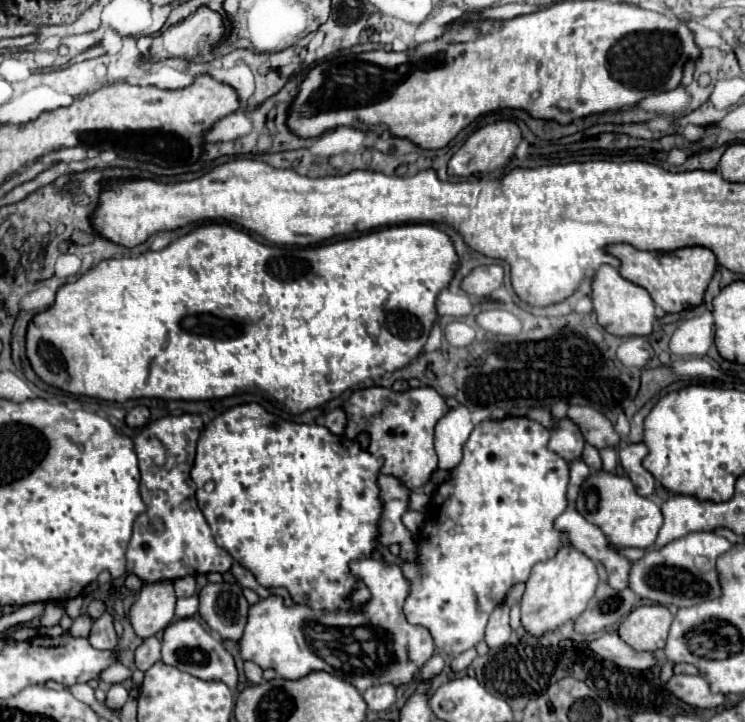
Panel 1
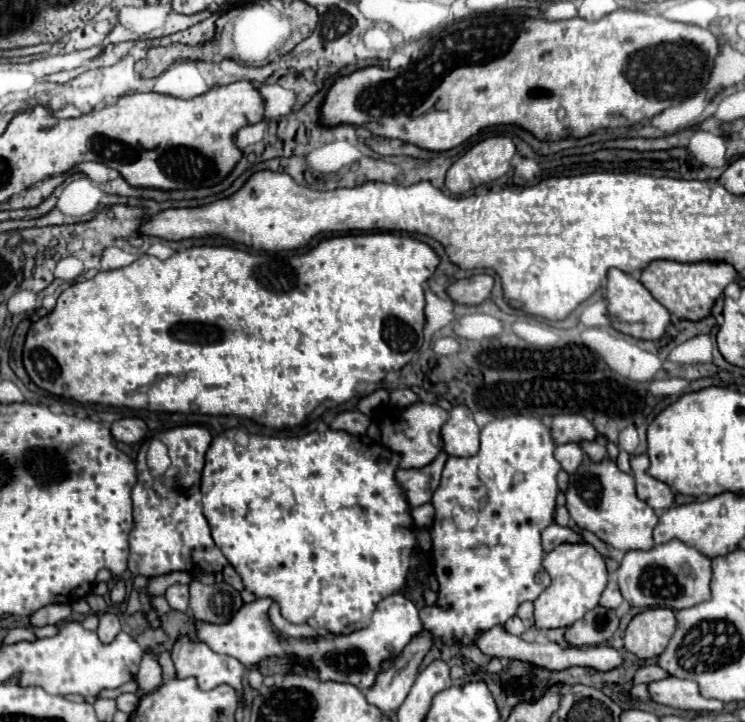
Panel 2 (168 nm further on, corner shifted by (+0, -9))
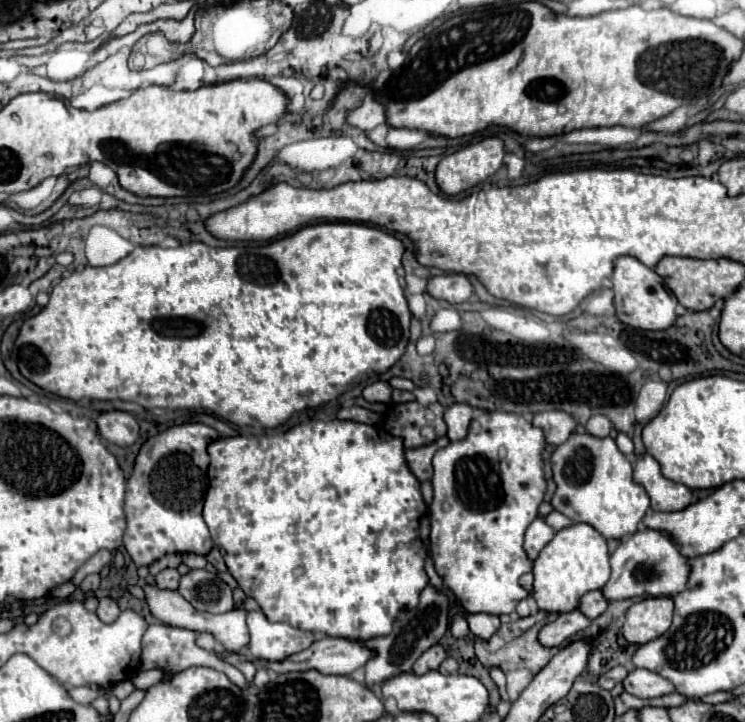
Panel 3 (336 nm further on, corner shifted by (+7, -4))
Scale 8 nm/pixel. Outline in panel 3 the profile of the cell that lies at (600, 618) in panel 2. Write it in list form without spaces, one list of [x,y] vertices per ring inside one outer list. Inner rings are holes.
[[[573,610],[569,614],[559,614],[551,624],[541,628],[541,642],[545,642],[545,646],[559,646],[567,640],[571,640],[575,634],[579,634],[581,630],[585,630],[591,624],[591,620],[579,612]]]

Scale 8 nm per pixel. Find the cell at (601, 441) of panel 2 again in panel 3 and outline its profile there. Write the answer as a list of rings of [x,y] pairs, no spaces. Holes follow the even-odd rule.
[[[591,416],[585,426],[585,432],[591,436],[597,436],[597,438],[605,438],[611,432],[611,424],[605,416]]]

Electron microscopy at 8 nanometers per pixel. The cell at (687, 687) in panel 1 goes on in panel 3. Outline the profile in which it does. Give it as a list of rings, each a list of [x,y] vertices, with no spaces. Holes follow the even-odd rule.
[[[645,668],[631,670],[629,676],[623,680],[623,686],[637,698],[659,698],[675,692],[675,686],[667,678]]]

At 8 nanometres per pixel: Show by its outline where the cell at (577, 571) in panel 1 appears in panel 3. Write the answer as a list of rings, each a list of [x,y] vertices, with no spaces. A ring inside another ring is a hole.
[[[573,524],[555,534],[533,564],[533,598],[549,614],[573,612],[587,592],[601,590],[609,580],[609,554],[605,538],[589,524]]]

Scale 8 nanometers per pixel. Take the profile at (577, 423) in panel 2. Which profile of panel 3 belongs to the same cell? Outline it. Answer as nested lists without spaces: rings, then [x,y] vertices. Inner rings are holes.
[[[549,410],[549,412],[539,412],[533,418],[533,424],[545,430],[547,444],[563,444],[571,438],[571,434],[577,432],[577,422],[571,414],[561,412],[561,410]]]

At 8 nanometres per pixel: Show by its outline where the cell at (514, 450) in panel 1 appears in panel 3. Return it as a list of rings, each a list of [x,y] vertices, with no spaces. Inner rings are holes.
[[[479,412],[469,428],[469,436],[461,442],[451,442],[445,448],[437,450],[433,458],[433,504],[431,512],[431,546],[435,570],[443,578],[445,586],[463,602],[467,612],[483,614],[511,614],[515,606],[529,596],[521,586],[521,576],[533,568],[533,560],[523,548],[523,536],[527,526],[537,518],[539,506],[545,498],[545,462],[543,452],[547,448],[545,432],[519,414],[511,412]],[[451,548],[461,548],[461,554],[441,556],[441,552],[451,552]]]

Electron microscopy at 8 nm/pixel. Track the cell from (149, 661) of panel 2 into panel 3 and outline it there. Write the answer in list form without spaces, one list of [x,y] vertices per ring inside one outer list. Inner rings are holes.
[[[151,624],[141,640],[141,670],[151,670],[151,668],[163,668],[165,672],[181,672],[189,666],[211,666],[215,670],[221,670],[223,674],[227,674],[227,678],[241,690],[245,690],[247,680],[245,676],[231,664],[223,662],[217,654],[207,652],[203,648],[195,646],[195,636],[197,632],[191,630],[181,630],[181,628],[173,628],[173,626],[165,626],[165,624]]]

